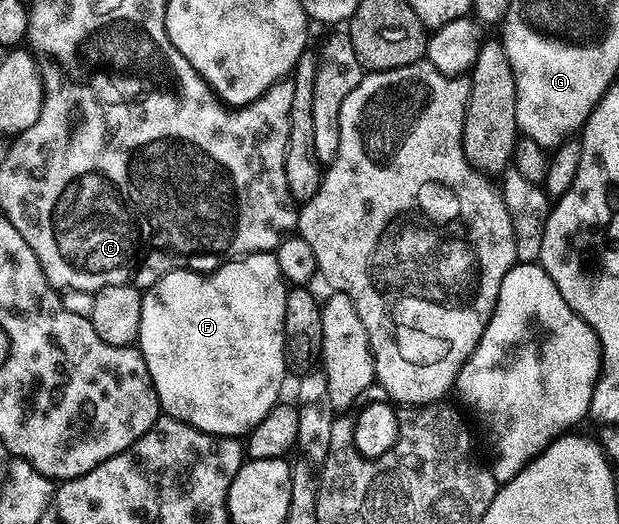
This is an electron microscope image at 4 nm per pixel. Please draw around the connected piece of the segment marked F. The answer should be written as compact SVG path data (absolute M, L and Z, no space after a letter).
M257 252L251 256L241 256L238 260L228 260L212 272L187 272L181 268L175 272L164 274L157 282L142 292L140 308L140 330L136 347L142 353L148 366L148 374L154 383L161 411L167 416L183 420L202 432L210 432L214 436L245 437L259 424L268 413L279 403L282 383L286 380L288 365L286 362L286 335L284 334L284 306L288 285L280 274L280 262L274 252Z

